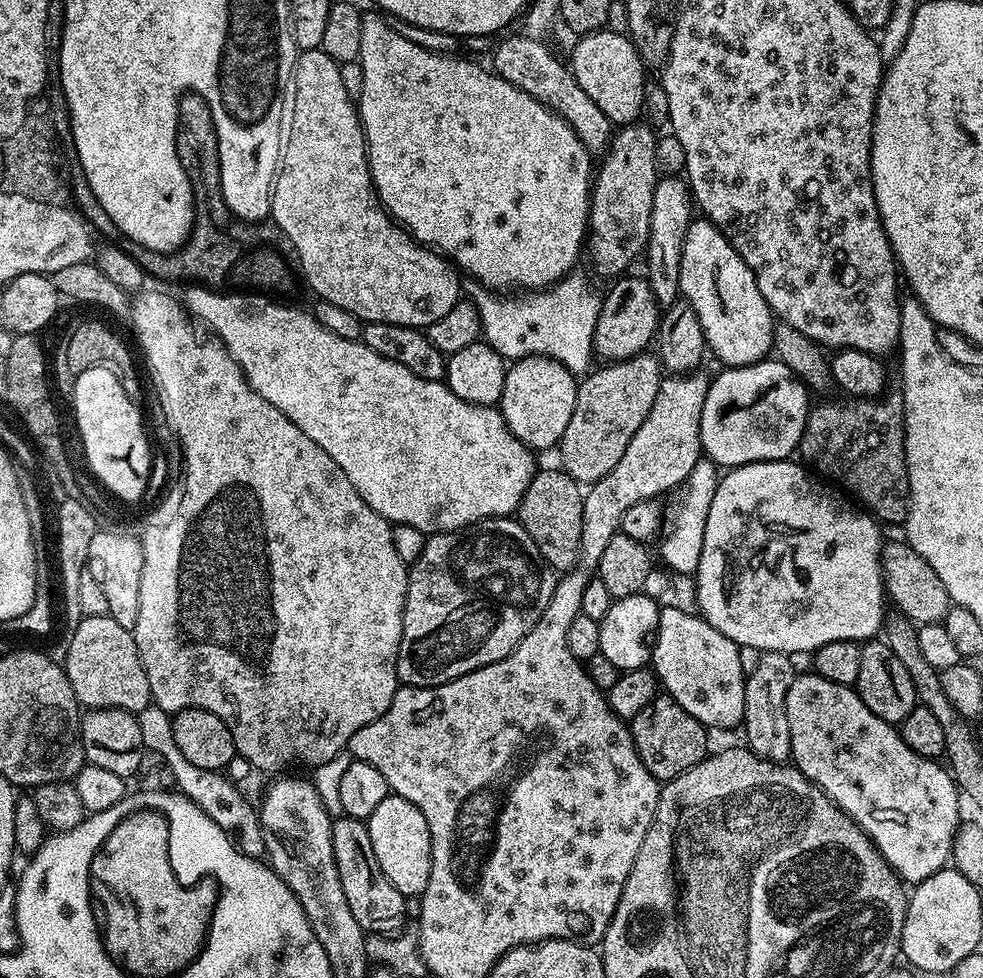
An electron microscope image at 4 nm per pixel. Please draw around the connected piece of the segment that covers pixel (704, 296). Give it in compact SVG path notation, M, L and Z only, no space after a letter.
M706 218L693 219L688 227L686 242L682 246L682 270L680 271L680 296L694 306L698 314L698 322L702 322L702 334L707 351L721 360L721 365L729 368L741 368L765 359L772 352L772 330L774 317L766 298L762 298L762 290L758 290L758 282L742 262L738 250L730 246L728 239L720 233L715 224Z

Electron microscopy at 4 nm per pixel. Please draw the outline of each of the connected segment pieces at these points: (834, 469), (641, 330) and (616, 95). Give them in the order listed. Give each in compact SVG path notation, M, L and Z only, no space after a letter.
M888 395L848 398L845 404L820 404L817 408L815 405L808 413L798 452L804 455L803 463L817 473L820 471L821 477L829 476L849 488L877 521L900 526L908 519L910 498L904 449L904 397Z
M625 274L615 281L607 293L603 293L598 314L598 326L594 330L594 352L601 361L611 362L639 356L655 341L660 326L662 306L654 298L654 290L643 275Z
M601 30L581 35L576 40L577 44L572 48L570 67L578 86L582 86L582 90L586 90L586 94L590 94L594 106L598 106L598 110L602 110L602 114L606 114L606 118L611 120L613 125L634 124L641 119L640 111L644 108L644 72L646 73L646 66L640 61L638 50L632 45L631 39L623 31L620 31L621 33L608 31Z

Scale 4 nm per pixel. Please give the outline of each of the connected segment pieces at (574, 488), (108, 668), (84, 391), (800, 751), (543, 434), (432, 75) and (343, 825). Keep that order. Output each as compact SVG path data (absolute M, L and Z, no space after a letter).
M541 467L533 476L518 509L520 525L534 538L534 546L557 573L563 574L579 565L582 546L582 486L563 467Z
M108 615L85 616L71 631L68 653L62 659L62 667L80 705L88 710L121 708L137 714L152 704L150 682L146 678L131 628L118 626L118 622Z
M107 366L77 372L70 405L76 411L76 428L84 443L83 459L92 462L97 477L103 478L119 496L131 499L144 488L144 478L152 471L154 453L148 449L144 420L119 379Z
M800 674L793 680L790 690L786 694L786 722L790 722L791 763L800 769L801 774L806 779L817 784L835 802L836 807L841 812L846 813L856 824L856 827L860 828L871 838L872 844L882 854L884 862L892 867L893 872L905 885L915 886L920 884L924 879L930 878L932 874L949 863L952 855L952 843L956 837L956 829L962 823L962 817L960 817L960 800L962 801L962 796L952 778L952 773L949 772L949 769L943 763L910 750L910 746L906 746L906 742L893 725L886 723L882 718L878 718L878 714L874 714L864 705L860 695L856 693L855 687L839 684L838 682L830 682L826 678L815 674L809 674L809 676Z
M524 356L509 363L507 369L498 405L506 426L528 448L555 449L566 426L570 426L570 414L574 414L577 377L562 362L545 356Z
M383 15L364 16L362 22L362 50L359 62L362 66L362 92L358 99L360 124L364 128L364 145L368 147L368 169L376 196L388 215L418 243L452 261L465 277L477 284L485 284L493 290L547 290L560 283L573 271L580 251L585 251L589 235L588 213L592 206L594 187L594 156L574 134L571 126L553 112L548 105L538 102L518 86L496 75L491 67L475 64L467 55L431 52L422 46L414 46L410 38L402 38Z
M345 815L333 819L332 841L334 842L334 862L338 866L338 878L342 878L342 890L346 894L346 902L350 902L350 914L358 918L358 926L362 926L368 934L399 933L405 927L406 897L383 873L370 842L367 823Z

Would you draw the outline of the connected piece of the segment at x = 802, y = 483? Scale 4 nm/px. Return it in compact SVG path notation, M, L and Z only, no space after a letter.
M789 458L743 464L725 471L717 479L714 502L710 502L710 514L706 514L706 534L702 534L702 554L698 558L698 566L694 573L694 604L699 615L703 616L706 622L710 622L710 626L714 626L714 630L718 630L718 634L726 634L726 638L730 638L745 649L757 648L757 653L760 654L766 652L789 654L808 652L808 654L812 654L816 649L826 646L830 642L842 642L843 640L867 642L879 637L885 627L886 591L884 575L881 572L881 525L867 511L861 510L859 507L851 508L846 501L839 500L832 492L827 492L819 484L819 482L821 483L819 479L812 480L813 473L803 463L795 464L794 461L795 459Z

